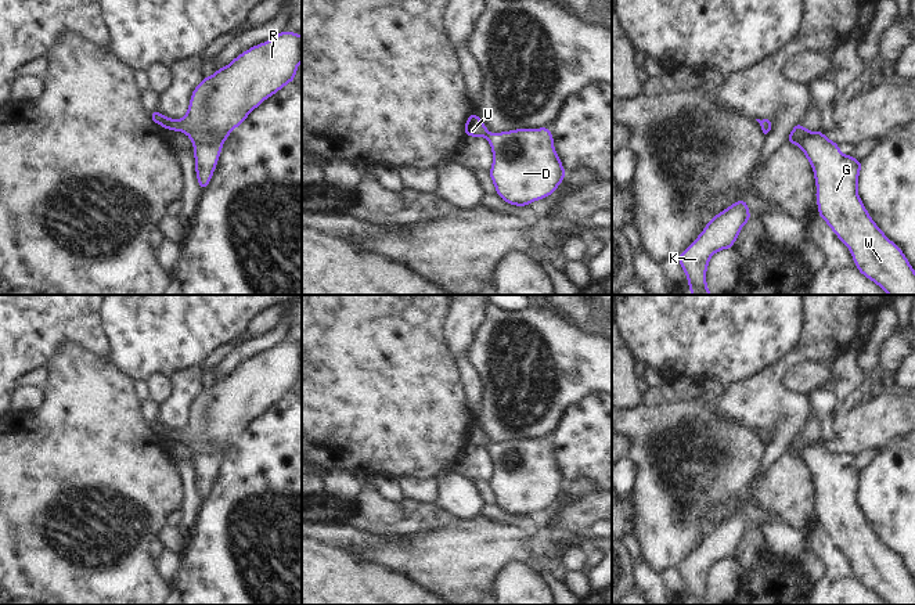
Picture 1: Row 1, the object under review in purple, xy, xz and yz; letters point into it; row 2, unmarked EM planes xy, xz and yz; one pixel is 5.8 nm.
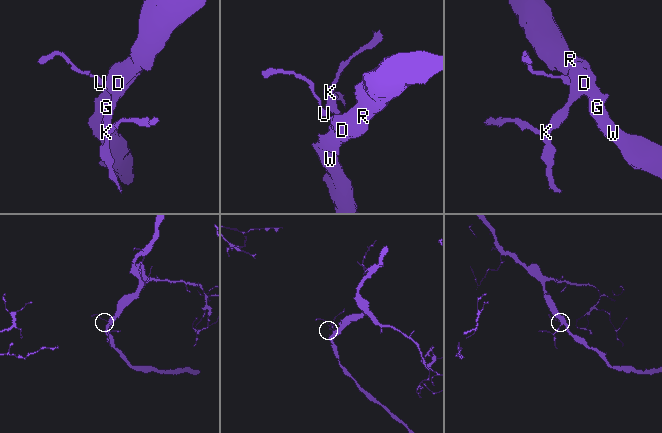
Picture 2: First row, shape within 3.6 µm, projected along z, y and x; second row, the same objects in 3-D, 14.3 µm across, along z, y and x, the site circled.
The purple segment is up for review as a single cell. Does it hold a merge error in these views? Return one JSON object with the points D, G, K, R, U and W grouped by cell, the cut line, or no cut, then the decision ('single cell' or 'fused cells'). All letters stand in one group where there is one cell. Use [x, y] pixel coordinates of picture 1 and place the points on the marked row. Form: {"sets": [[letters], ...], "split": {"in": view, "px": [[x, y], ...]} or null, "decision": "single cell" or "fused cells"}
{"sets": [["D", "G", "K", "R", "U", "W"]], "split": null, "decision": "single cell"}

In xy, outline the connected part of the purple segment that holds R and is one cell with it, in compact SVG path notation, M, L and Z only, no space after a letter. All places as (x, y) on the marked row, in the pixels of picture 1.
M282 30L203 78L192 90L188 111L180 120L156 109L150 112L154 123L169 132L180 130L192 141L201 191L209 186L230 133L264 100L293 82L300 62L302 36Z

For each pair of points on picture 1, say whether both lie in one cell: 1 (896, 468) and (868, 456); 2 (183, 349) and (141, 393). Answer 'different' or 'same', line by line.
1: different
2: different

